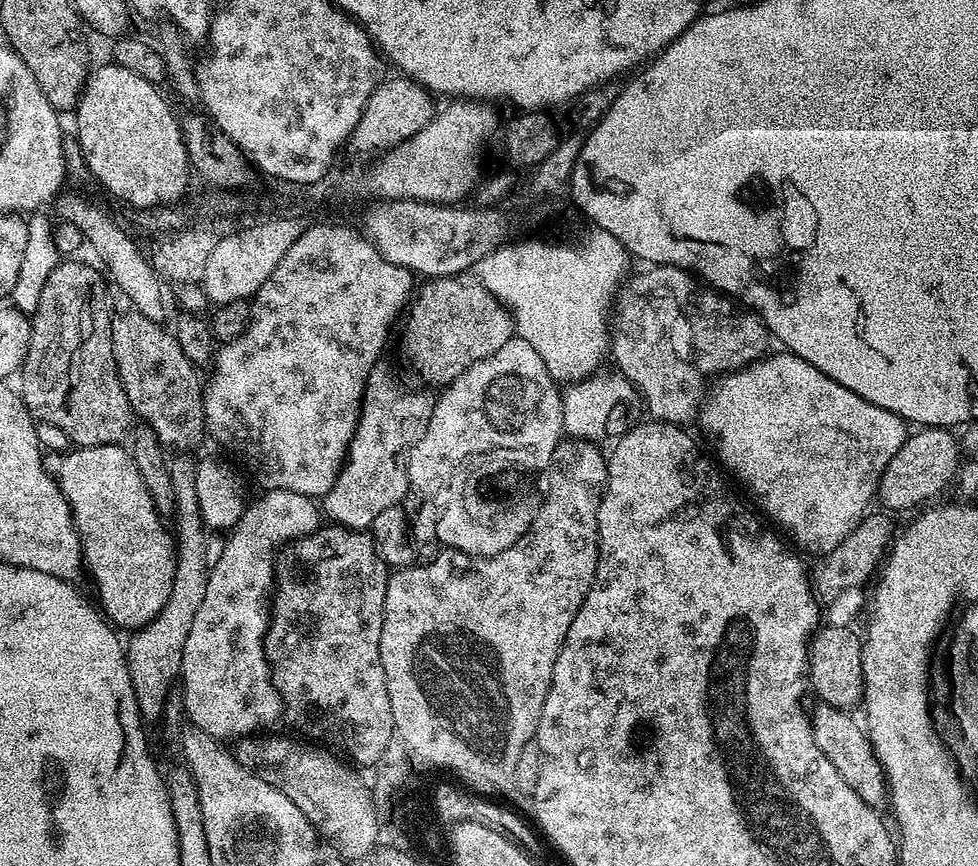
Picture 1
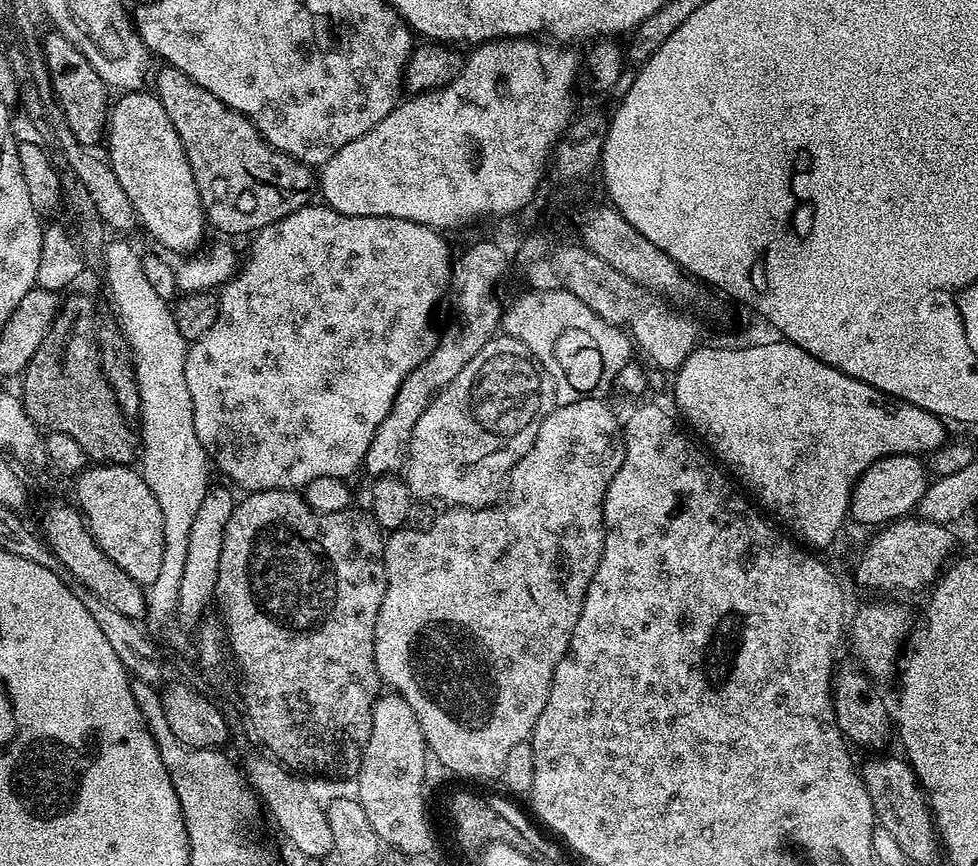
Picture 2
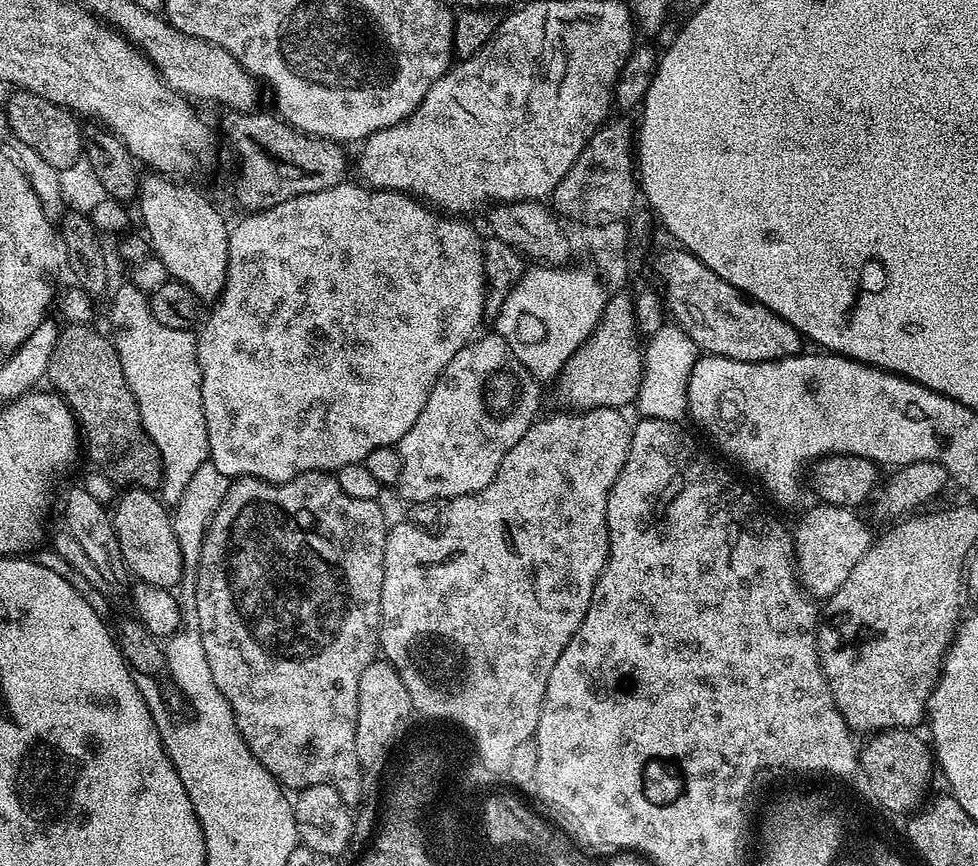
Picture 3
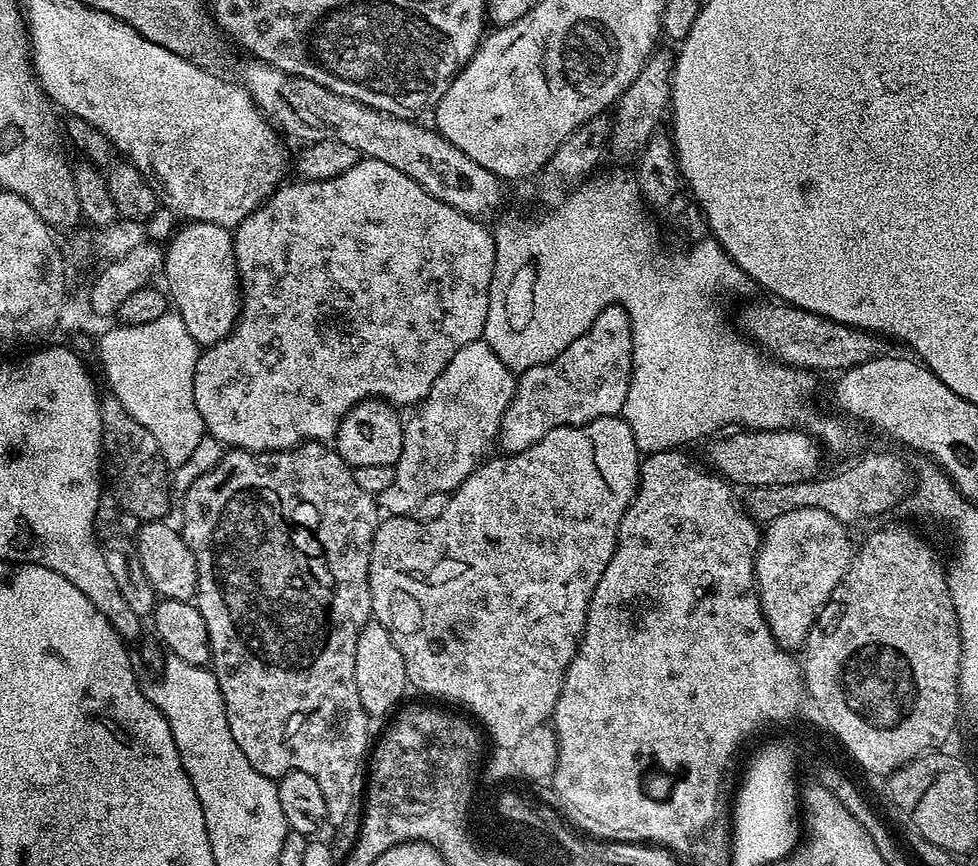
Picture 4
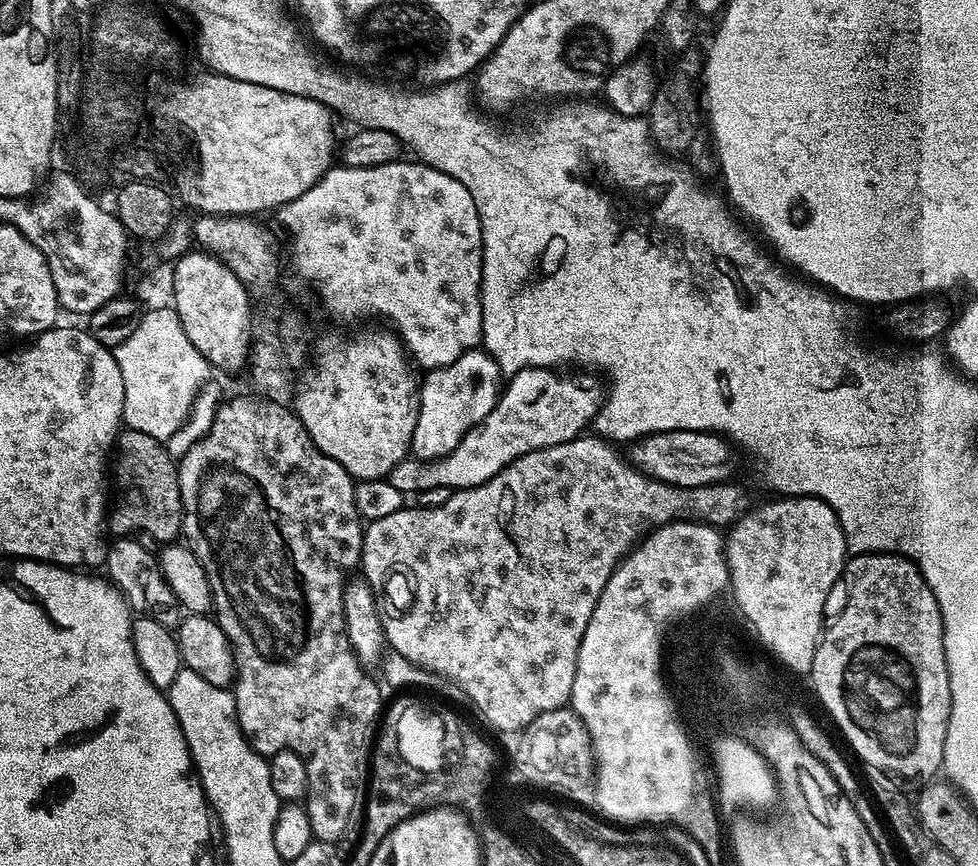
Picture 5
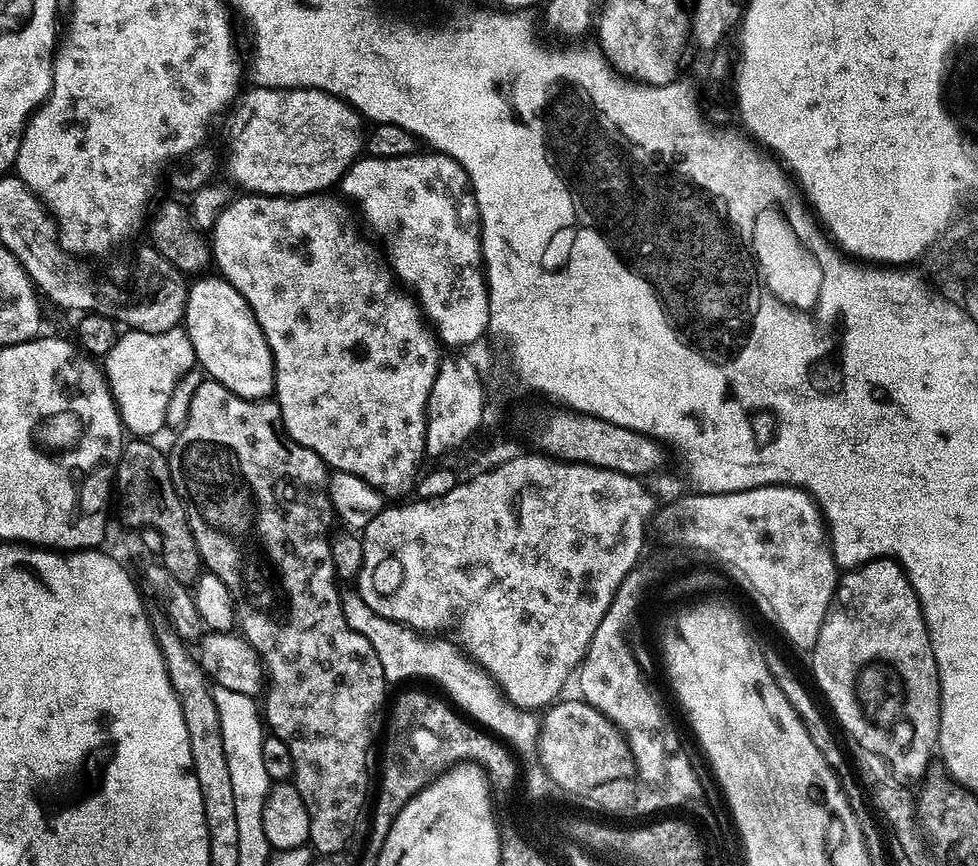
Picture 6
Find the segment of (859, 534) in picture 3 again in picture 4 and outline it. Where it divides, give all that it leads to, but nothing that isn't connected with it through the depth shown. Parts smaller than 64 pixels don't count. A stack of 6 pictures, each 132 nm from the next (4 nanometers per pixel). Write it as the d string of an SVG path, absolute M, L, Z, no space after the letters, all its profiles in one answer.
M813 508L790 510L790 514L782 514L778 518L767 521L766 527L762 532L760 551L756 553L756 591L760 597L760 613L766 618L770 630L774 634L774 638L780 643L782 648L796 650L803 645L804 641L808 639L808 632L820 616L820 611L831 600L834 590L840 584L840 579L846 574L846 570L850 566L854 555L854 543L852 544L851 538L848 537L848 532L849 529L842 522L838 522L838 518L826 514L826 510L814 510Z

